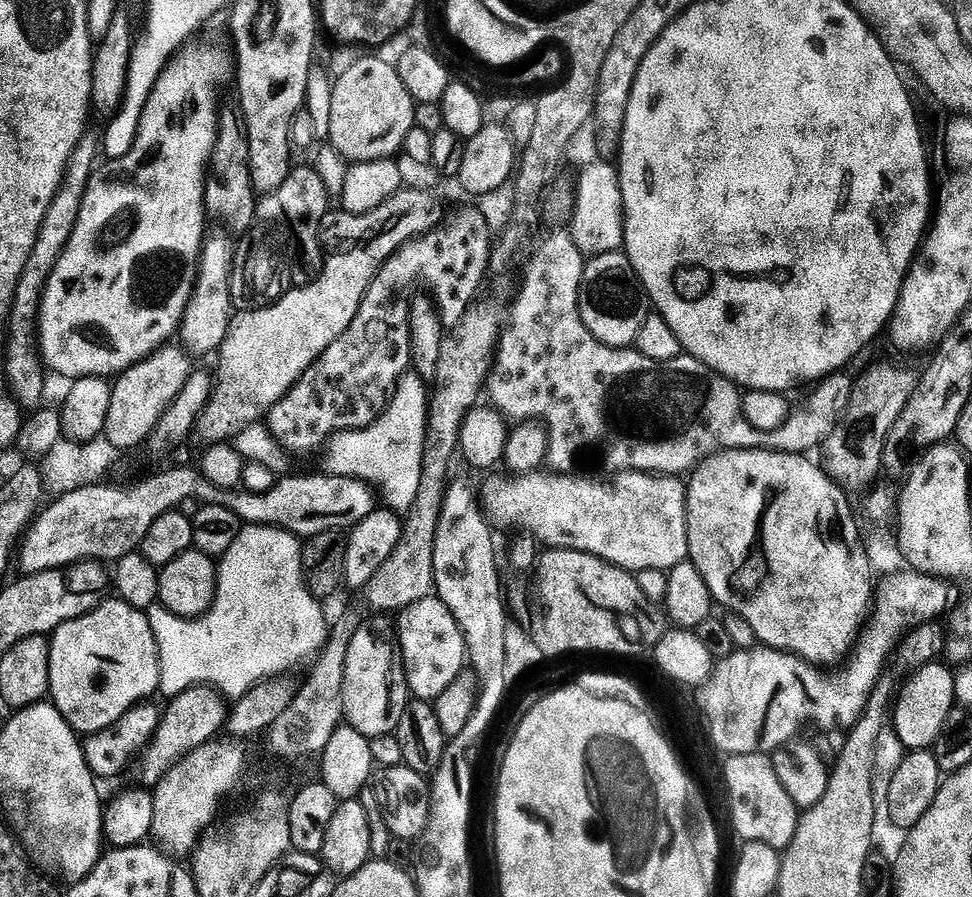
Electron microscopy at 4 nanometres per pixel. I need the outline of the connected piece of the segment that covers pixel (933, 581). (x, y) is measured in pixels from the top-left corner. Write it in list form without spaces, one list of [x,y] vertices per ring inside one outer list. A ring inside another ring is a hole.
[[[907,570],[892,575],[885,575],[883,579],[879,581],[878,591],[874,597],[874,607],[870,612],[870,619],[867,621],[866,627],[861,631],[858,637],[859,643],[857,643],[854,648],[856,655],[859,653],[859,659],[849,659],[847,661],[849,668],[844,668],[842,672],[844,677],[848,679],[848,688],[836,688],[836,696],[856,696],[856,712],[863,716],[876,684],[879,683],[885,675],[883,674],[884,663],[887,662],[888,655],[890,655],[891,652],[893,655],[893,653],[897,651],[898,645],[907,633],[920,625],[927,625],[929,622],[935,621],[935,616],[940,616],[944,611],[946,611],[945,613],[949,611],[948,588],[949,585],[941,580],[940,577],[928,576],[925,572]]]

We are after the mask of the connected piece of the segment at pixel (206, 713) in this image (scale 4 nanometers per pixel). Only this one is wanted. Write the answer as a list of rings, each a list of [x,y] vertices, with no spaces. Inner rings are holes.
[[[211,686],[186,689],[171,699],[169,708],[159,721],[151,743],[146,748],[142,760],[142,780],[145,787],[154,788],[164,780],[166,774],[189,755],[203,740],[215,737],[220,728],[227,725],[230,706],[227,699]]]

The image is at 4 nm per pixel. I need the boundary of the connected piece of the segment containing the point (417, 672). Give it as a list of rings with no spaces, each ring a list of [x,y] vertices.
[[[427,598],[415,603],[403,613],[404,629],[400,632],[402,672],[411,695],[417,701],[435,702],[452,683],[462,676],[469,659],[464,632],[439,598]]]

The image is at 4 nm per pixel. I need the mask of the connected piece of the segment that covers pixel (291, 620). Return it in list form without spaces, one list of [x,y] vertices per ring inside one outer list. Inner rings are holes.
[[[247,525],[243,527],[240,531],[238,539],[228,548],[228,551],[225,552],[221,562],[218,566],[218,575],[217,575],[217,593],[213,599],[211,606],[209,607],[209,614],[204,615],[202,618],[194,620],[188,620],[182,616],[172,614],[169,609],[160,608],[156,614],[149,613],[147,615],[148,621],[150,622],[150,628],[154,632],[156,638],[156,643],[159,647],[163,649],[174,650],[173,644],[182,644],[186,646],[188,654],[186,654],[186,660],[190,662],[218,662],[218,666],[238,666],[238,686],[250,686],[251,688],[259,686],[262,683],[277,679],[276,668],[286,668],[291,671],[293,667],[295,668],[300,662],[310,659],[312,656],[317,657],[325,647],[330,631],[330,622],[327,621],[324,612],[320,606],[321,601],[315,597],[311,591],[307,588],[307,585],[304,581],[303,571],[300,569],[294,570],[291,574],[284,574],[283,570],[278,568],[274,570],[272,564],[268,561],[268,557],[274,558],[276,560],[280,559],[282,556],[282,550],[284,545],[288,548],[292,547],[296,543],[295,537],[289,535],[278,528],[271,528],[266,526],[256,526],[256,525]]]

